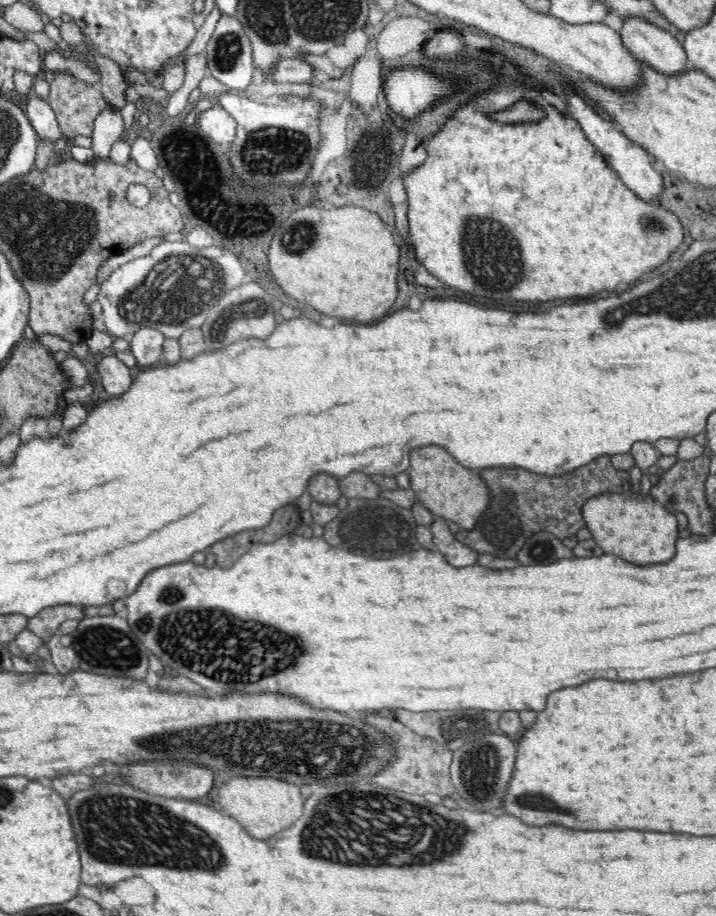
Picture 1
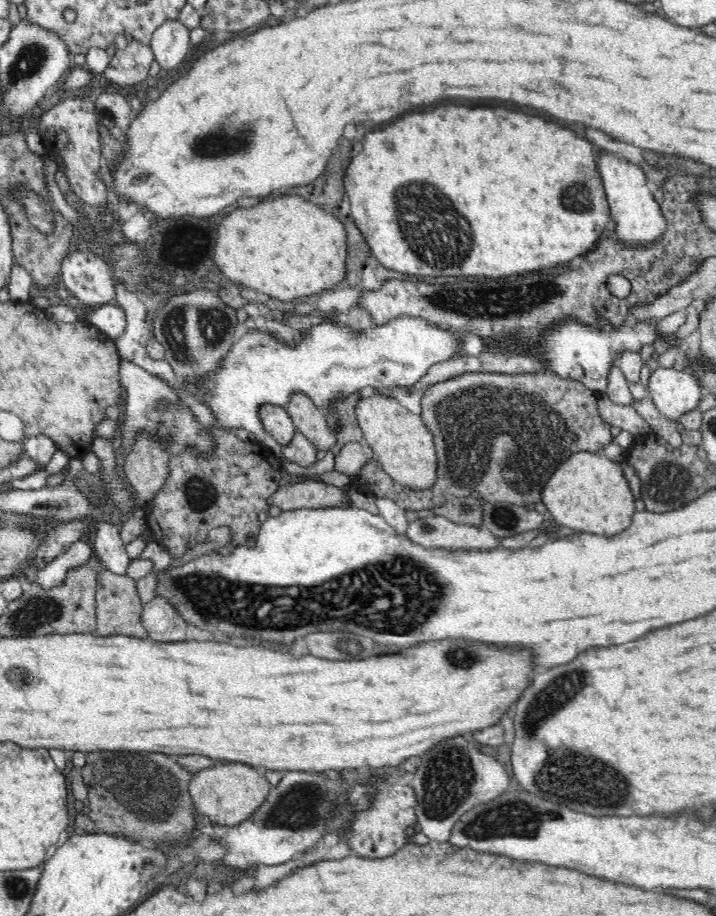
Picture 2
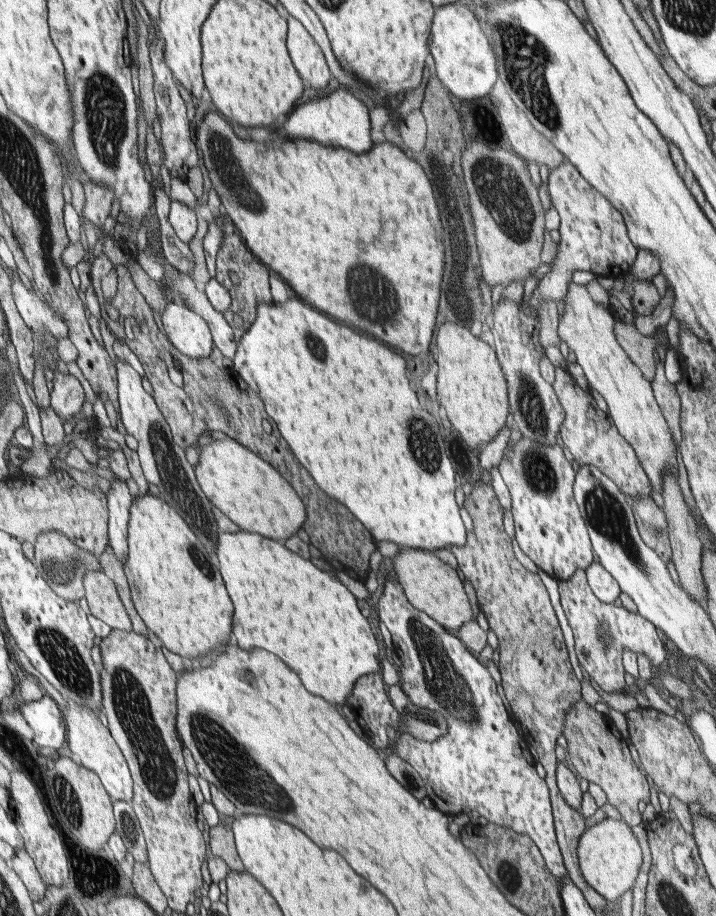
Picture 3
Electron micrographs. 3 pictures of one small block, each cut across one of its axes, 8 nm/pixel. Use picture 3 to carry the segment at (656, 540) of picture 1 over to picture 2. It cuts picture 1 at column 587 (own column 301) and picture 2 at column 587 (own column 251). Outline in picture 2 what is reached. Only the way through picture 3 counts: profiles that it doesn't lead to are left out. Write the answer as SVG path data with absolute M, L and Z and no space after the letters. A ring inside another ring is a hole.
M578 452L572 454L542 488L542 502L550 510L550 518L570 532L586 532L598 536L620 536L630 524L638 506L620 464L610 462L604 454Z

